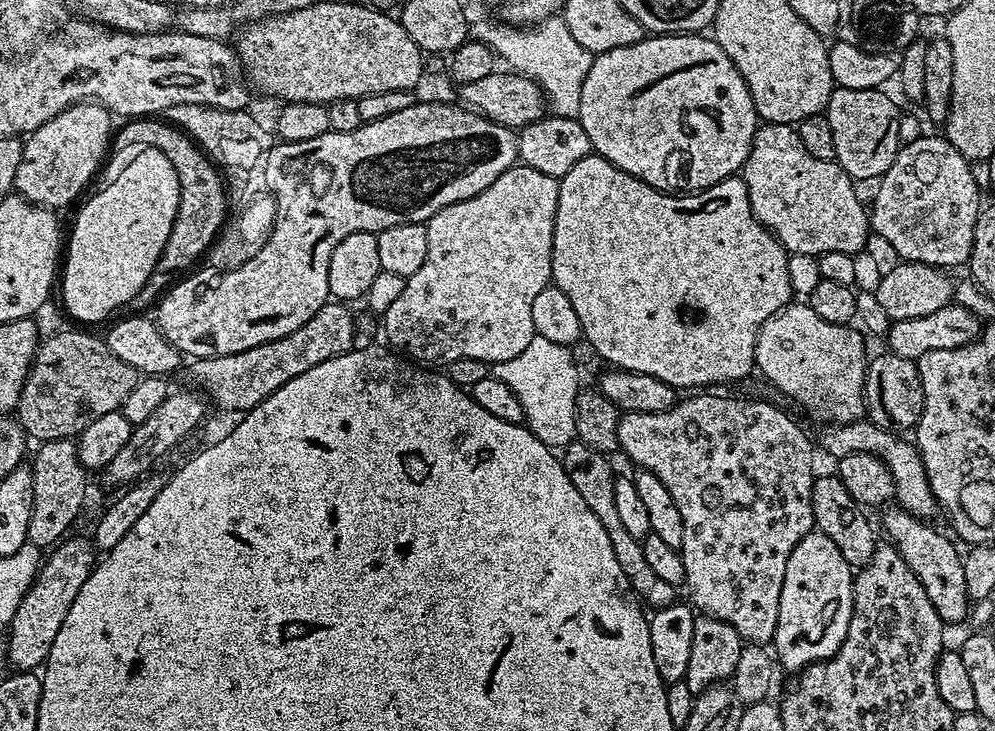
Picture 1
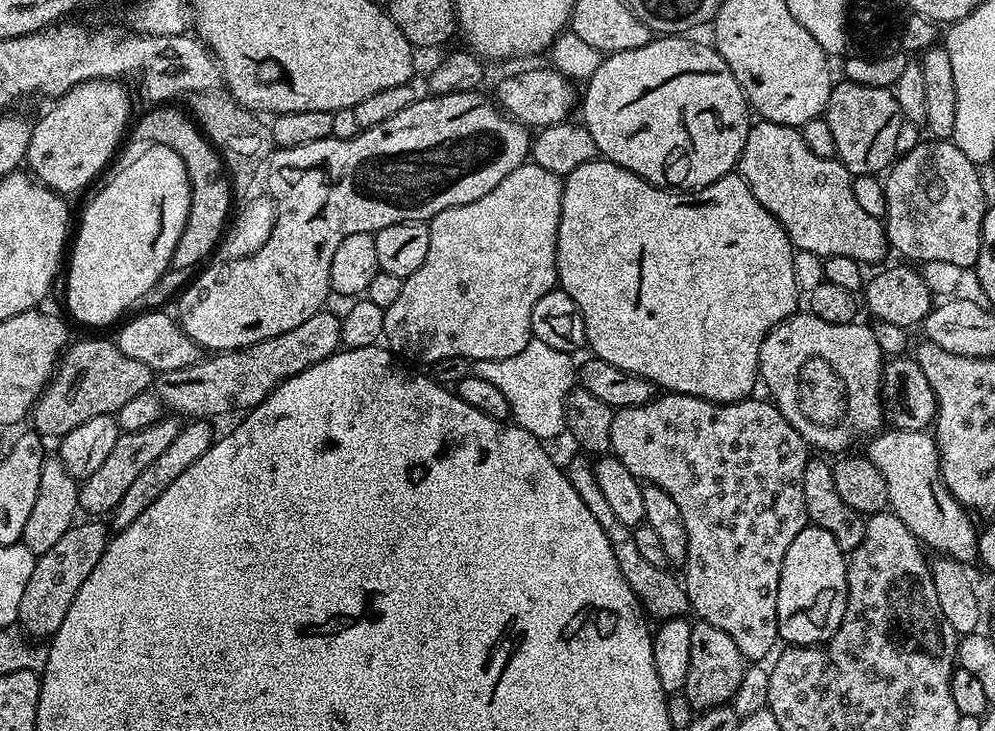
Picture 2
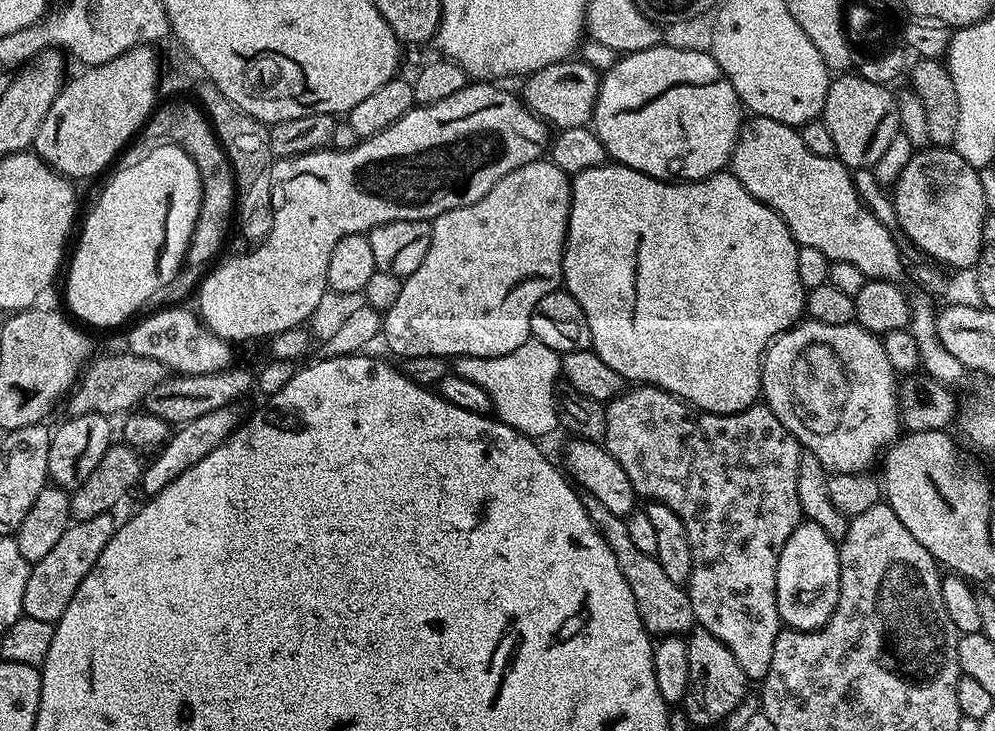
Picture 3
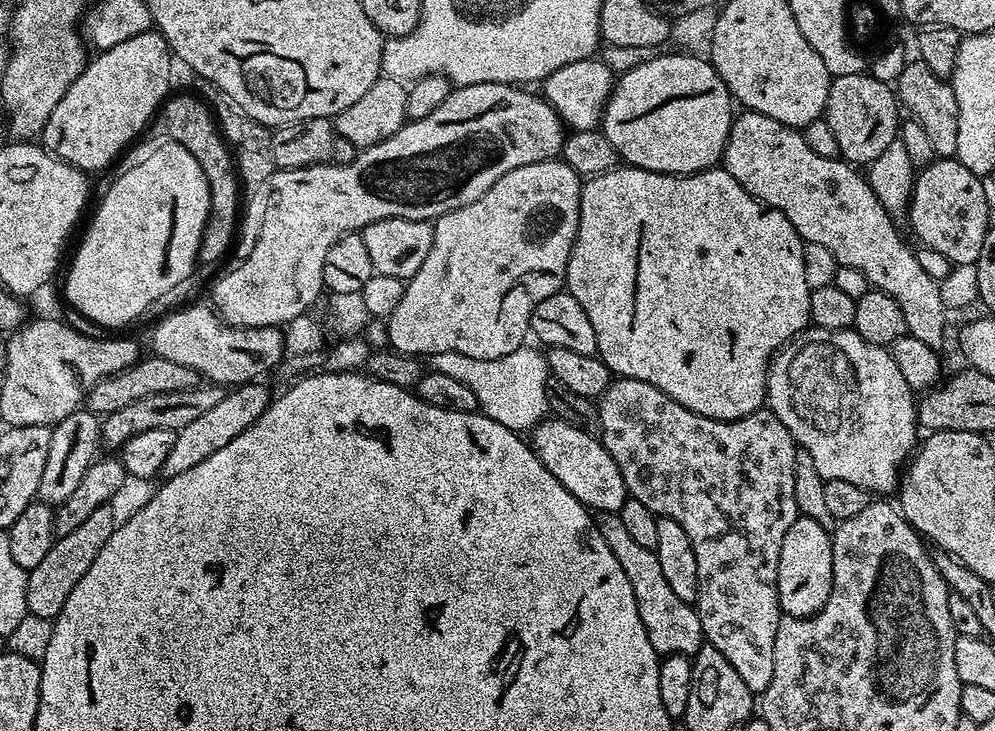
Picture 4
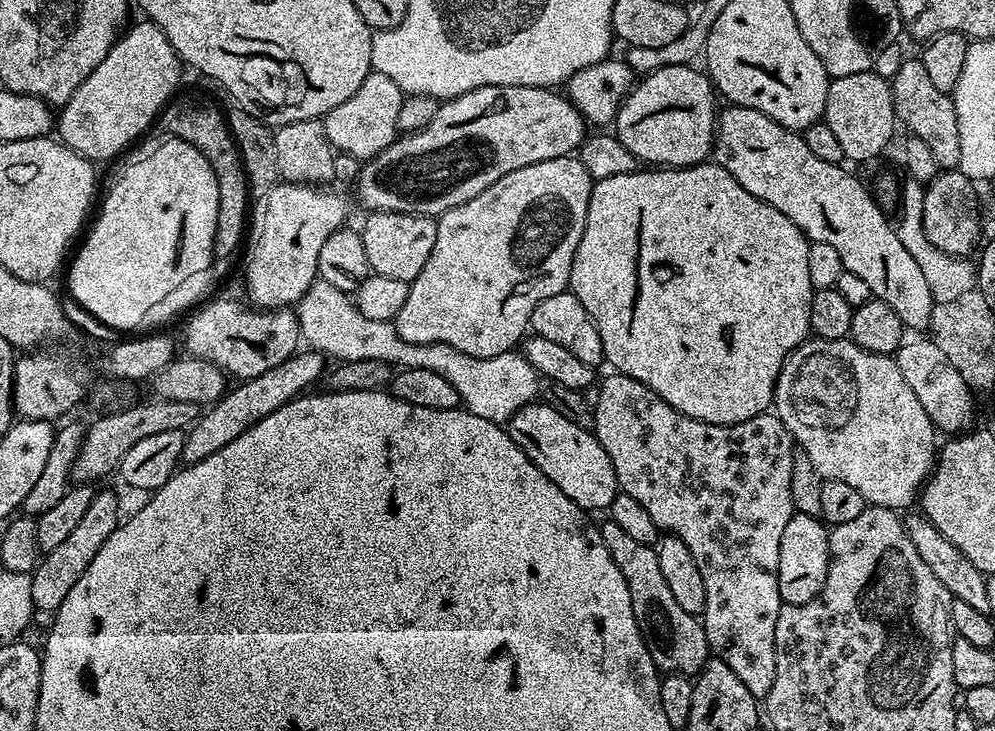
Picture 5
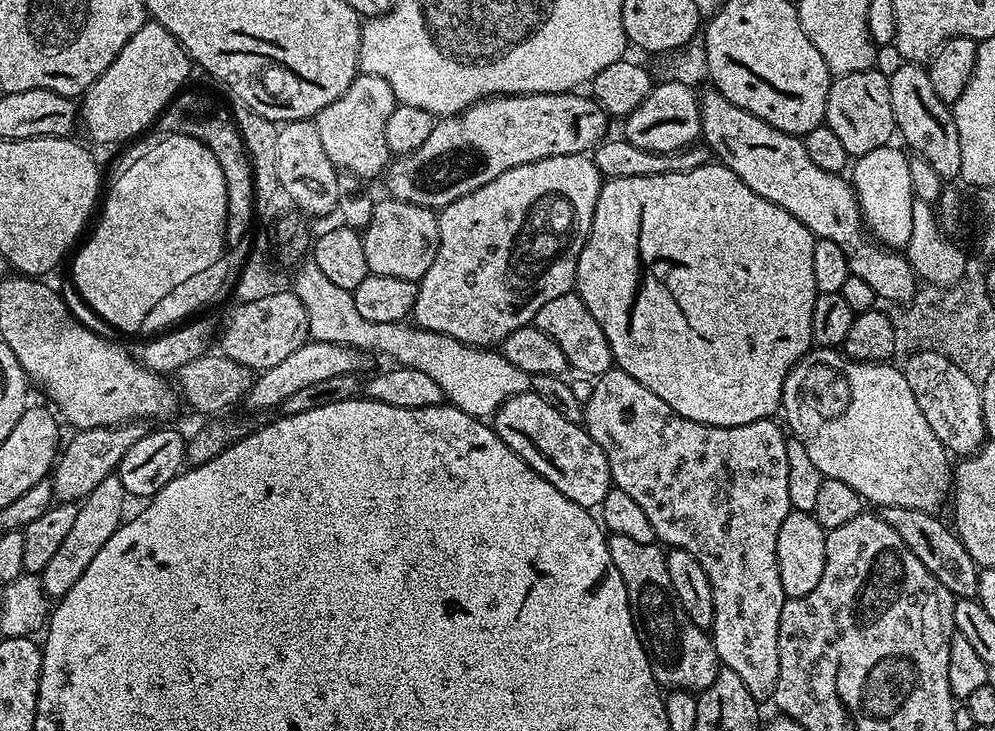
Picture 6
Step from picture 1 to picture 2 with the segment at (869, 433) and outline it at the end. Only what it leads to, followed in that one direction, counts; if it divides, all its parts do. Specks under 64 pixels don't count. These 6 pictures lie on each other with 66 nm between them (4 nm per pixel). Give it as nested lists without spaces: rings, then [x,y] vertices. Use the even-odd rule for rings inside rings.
[[[889,427],[887,430],[875,433],[867,441],[867,444],[868,460],[874,462],[874,466],[878,466],[878,470],[882,470],[882,478],[886,478],[888,508],[893,514],[916,535],[921,545],[927,546],[929,549],[932,547],[940,556],[948,556],[951,560],[958,560],[965,566],[971,565],[971,560],[977,559],[978,528],[972,525],[971,518],[973,519],[973,517],[953,498],[950,490],[944,484],[944,479],[940,477],[940,454],[936,450],[935,437],[927,431],[902,432],[899,428]]]

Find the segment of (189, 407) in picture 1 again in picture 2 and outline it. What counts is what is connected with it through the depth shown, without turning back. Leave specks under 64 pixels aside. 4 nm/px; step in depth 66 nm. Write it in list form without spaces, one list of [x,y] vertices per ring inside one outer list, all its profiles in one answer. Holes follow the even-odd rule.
[[[168,414],[146,430],[121,432],[106,462],[102,462],[102,466],[98,466],[98,470],[94,470],[94,474],[90,474],[80,484],[79,511],[88,512],[84,514],[92,518],[103,517],[103,512],[104,515],[111,513],[112,509],[118,506],[118,502],[122,502],[122,494],[126,494],[126,490],[137,480],[138,474],[142,474],[142,470],[146,470],[146,466],[150,466],[154,458],[159,458],[162,450],[166,450],[166,446],[174,442],[174,438],[178,438],[181,427],[181,421],[175,415]]]

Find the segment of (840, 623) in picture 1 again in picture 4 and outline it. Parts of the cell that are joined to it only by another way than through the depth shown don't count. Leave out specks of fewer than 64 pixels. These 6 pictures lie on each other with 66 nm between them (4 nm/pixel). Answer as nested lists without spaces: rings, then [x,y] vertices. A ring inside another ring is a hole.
[[[797,515],[794,526],[786,530],[786,538],[782,538],[782,554],[778,558],[778,598],[780,610],[785,616],[813,616],[822,606],[826,606],[826,598],[830,598],[832,589],[832,537],[829,529],[823,528],[814,518]]]

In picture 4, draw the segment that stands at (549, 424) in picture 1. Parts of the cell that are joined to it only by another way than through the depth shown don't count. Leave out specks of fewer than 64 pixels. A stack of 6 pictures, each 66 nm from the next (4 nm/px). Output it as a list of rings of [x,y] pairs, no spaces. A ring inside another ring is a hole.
[[[525,346],[514,350],[514,354],[506,354],[506,358],[493,360],[475,360],[466,358],[466,354],[447,352],[427,357],[426,364],[431,371],[462,382],[474,398],[478,398],[478,409],[483,415],[512,432],[524,434],[535,428],[550,412],[548,358],[539,347],[536,348]]]

